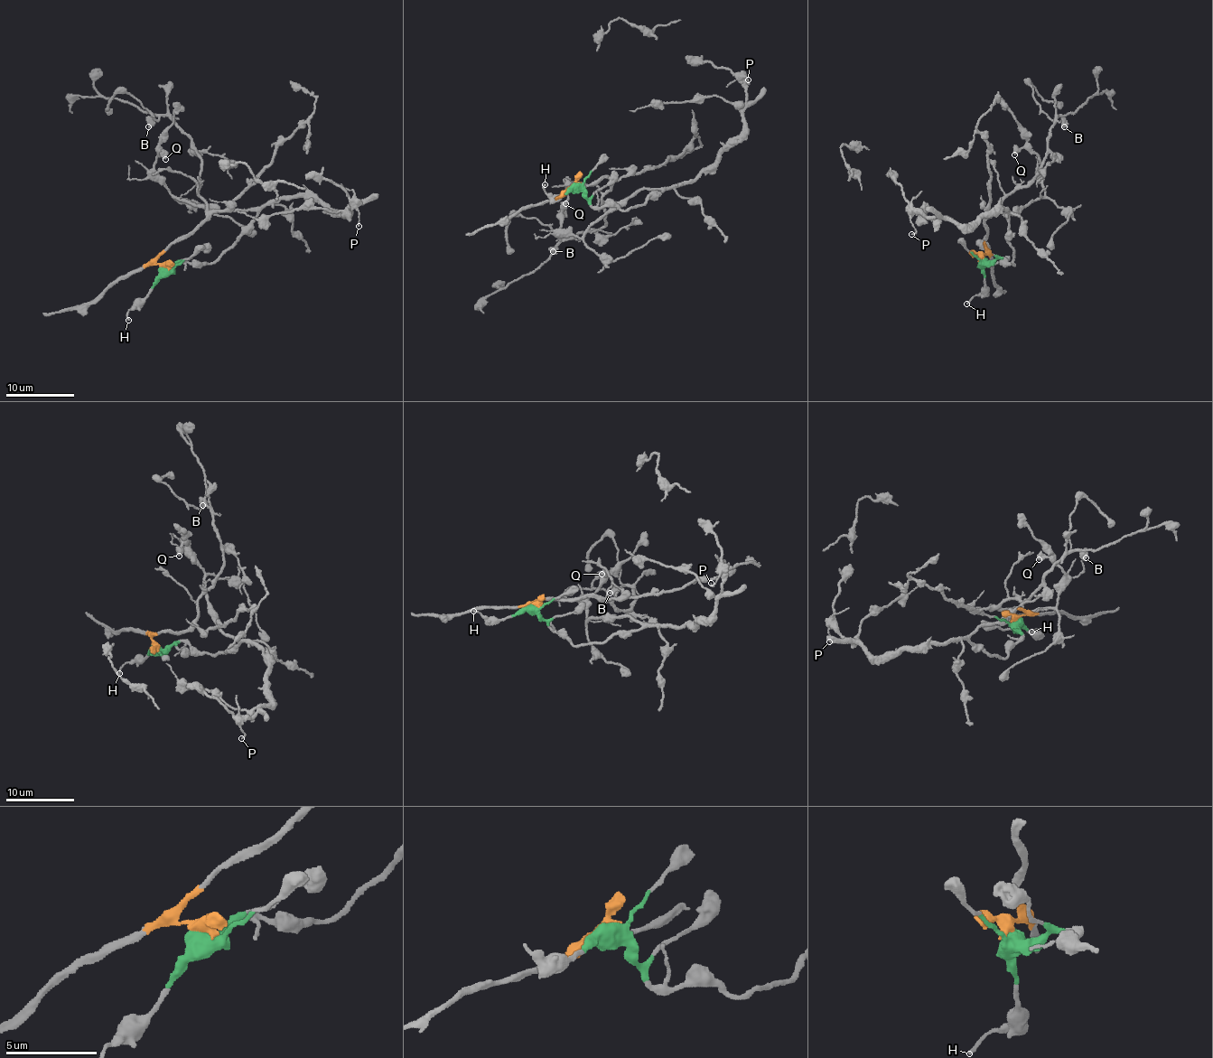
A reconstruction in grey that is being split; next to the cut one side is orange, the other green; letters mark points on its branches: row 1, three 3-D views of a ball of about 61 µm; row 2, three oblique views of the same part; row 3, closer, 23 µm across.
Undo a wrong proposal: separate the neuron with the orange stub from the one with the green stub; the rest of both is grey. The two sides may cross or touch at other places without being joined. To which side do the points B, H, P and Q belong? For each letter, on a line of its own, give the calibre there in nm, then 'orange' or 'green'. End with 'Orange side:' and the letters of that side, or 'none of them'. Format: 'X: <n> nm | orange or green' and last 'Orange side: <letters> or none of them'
B: 600 nm | orange
H: 200 nm | green
P: 150 nm | green
Q: 400 nm | green
Orange side: B

